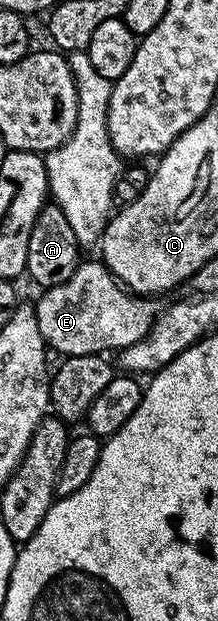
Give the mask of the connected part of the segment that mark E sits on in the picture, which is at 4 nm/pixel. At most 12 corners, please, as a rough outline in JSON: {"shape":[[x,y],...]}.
{"shape":[[83,261],[34,302],[58,356],[136,344],[155,299]]}

